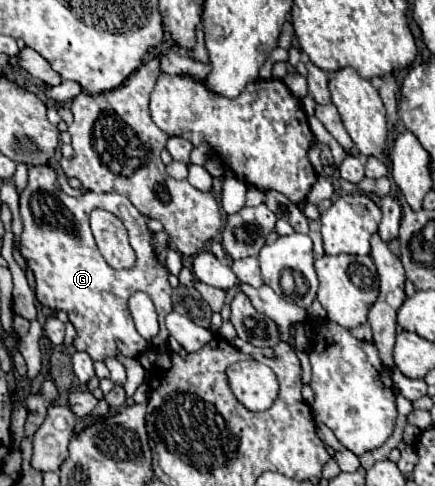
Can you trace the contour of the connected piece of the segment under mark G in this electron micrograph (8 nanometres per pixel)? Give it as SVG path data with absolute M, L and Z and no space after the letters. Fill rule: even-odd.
M33 166L29 170L29 184L19 194L21 206L21 254L27 266L35 274L35 294L43 306L51 310L67 312L71 324L77 330L75 348L87 352L93 360L103 360L105 356L115 358L117 354L135 358L147 350L147 342L135 330L133 318L127 308L127 300L137 290L149 294L159 316L159 334L153 344L165 344L169 332L163 318L171 312L171 284L167 280L169 272L165 264L159 264L157 254L151 244L151 230L147 228L145 216L131 206L131 202L119 194L95 194L87 192L79 198L67 196L55 180L55 172L49 166ZM95 208L103 208L115 214L127 228L129 244L135 250L135 264L131 268L115 270L101 256L95 238L89 228L89 214Z

